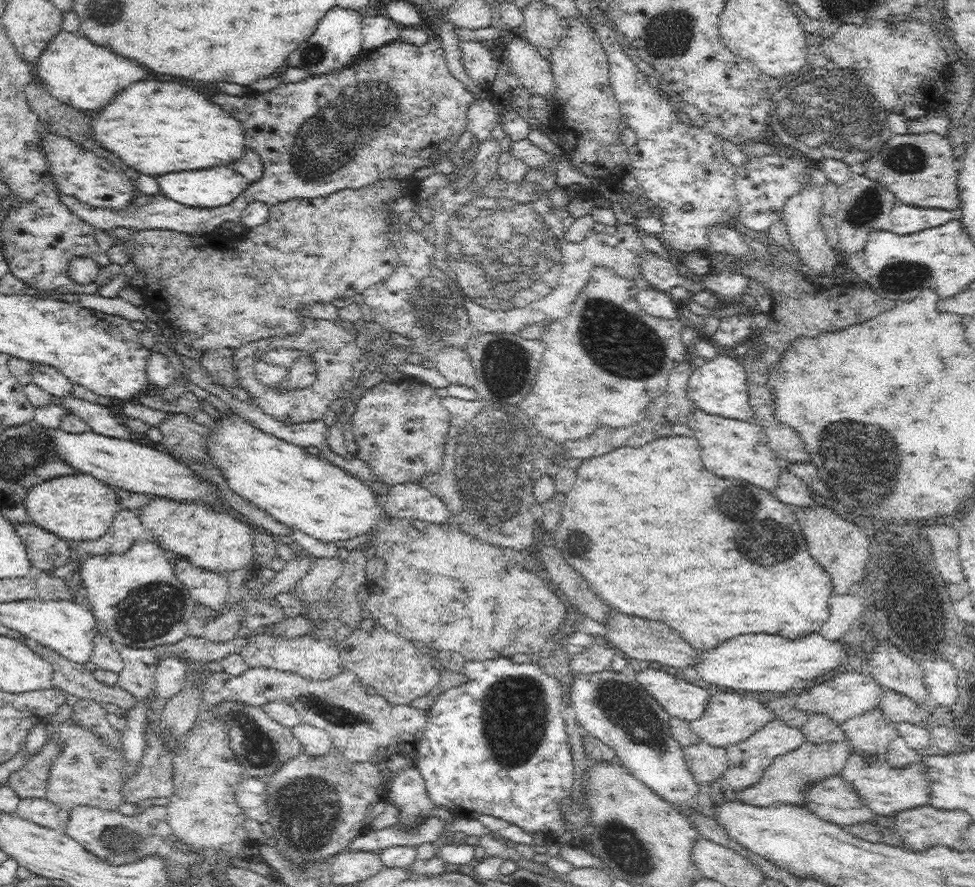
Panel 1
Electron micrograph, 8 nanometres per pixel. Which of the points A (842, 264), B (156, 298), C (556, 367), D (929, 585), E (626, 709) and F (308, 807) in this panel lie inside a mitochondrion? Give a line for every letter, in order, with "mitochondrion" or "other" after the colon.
A: other
B: other
C: other
D: mitochondrion
E: mitochondrion
F: mitochondrion

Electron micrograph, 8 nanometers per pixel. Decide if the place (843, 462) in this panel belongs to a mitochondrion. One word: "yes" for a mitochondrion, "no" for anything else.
yes

